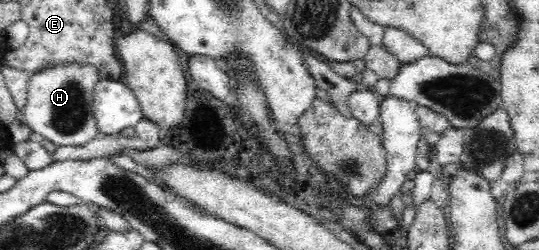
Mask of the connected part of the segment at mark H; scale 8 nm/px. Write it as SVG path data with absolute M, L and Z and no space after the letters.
M62 65L51 66L50 69L39 71L30 78L27 90L27 103L22 111L22 119L32 129L32 135L38 139L48 139L60 148L63 146L79 147L99 136L97 122L92 112L93 93L99 83L97 70L93 66Z

